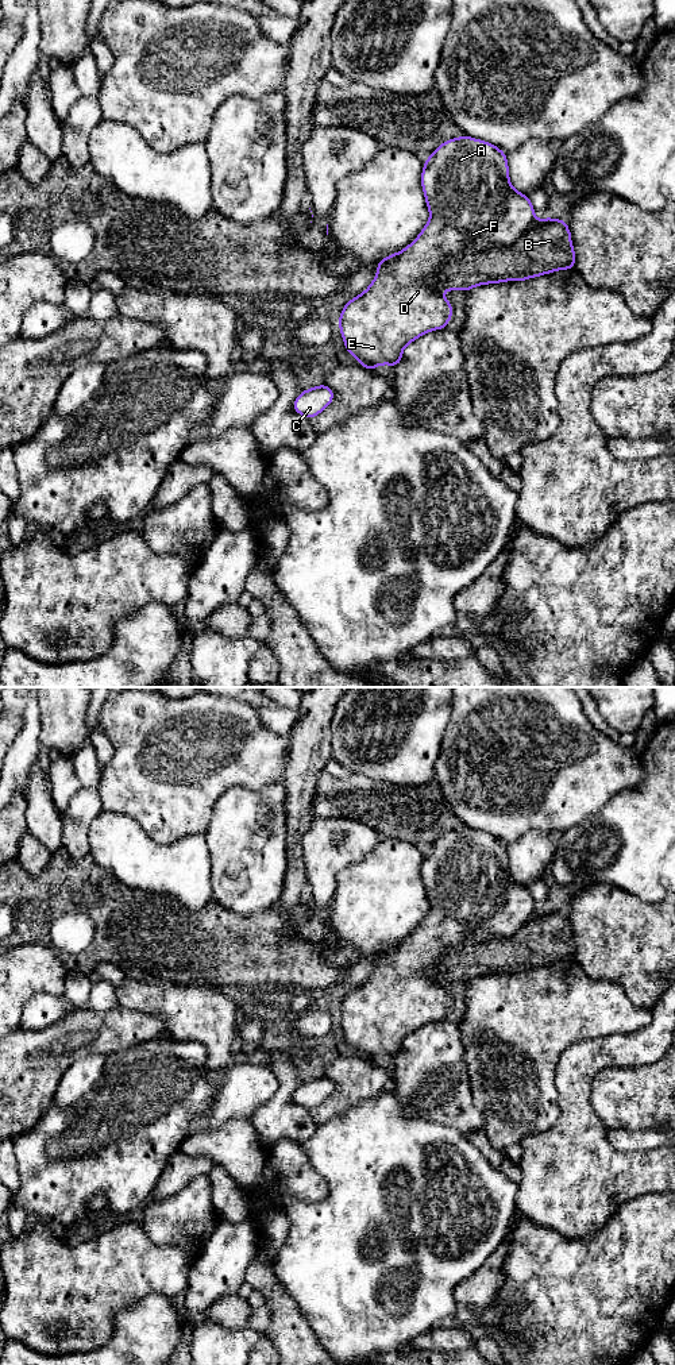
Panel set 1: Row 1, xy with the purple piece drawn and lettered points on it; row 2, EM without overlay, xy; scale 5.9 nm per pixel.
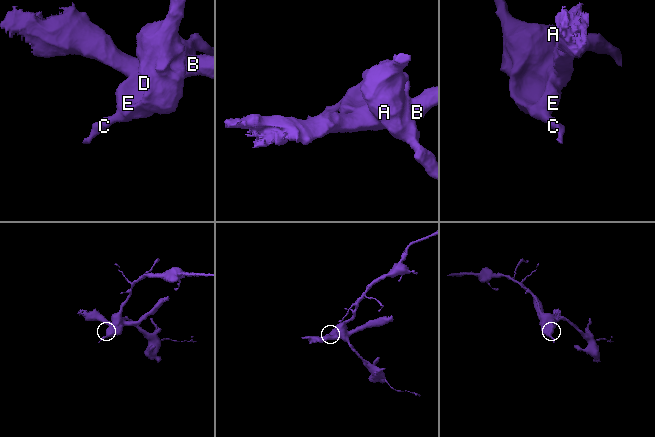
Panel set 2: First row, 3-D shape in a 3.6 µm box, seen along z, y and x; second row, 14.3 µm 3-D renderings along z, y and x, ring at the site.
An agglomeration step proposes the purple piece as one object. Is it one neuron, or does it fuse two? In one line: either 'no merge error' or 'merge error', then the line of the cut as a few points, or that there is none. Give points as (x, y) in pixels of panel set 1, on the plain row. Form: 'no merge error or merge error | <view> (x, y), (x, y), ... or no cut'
merge error | xy (536, 912), (510, 934), (461, 940), (428, 972)

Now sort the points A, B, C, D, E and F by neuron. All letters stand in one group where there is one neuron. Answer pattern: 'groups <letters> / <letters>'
groups A C D E F / B

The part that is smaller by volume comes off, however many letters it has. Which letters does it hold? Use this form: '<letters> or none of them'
B

